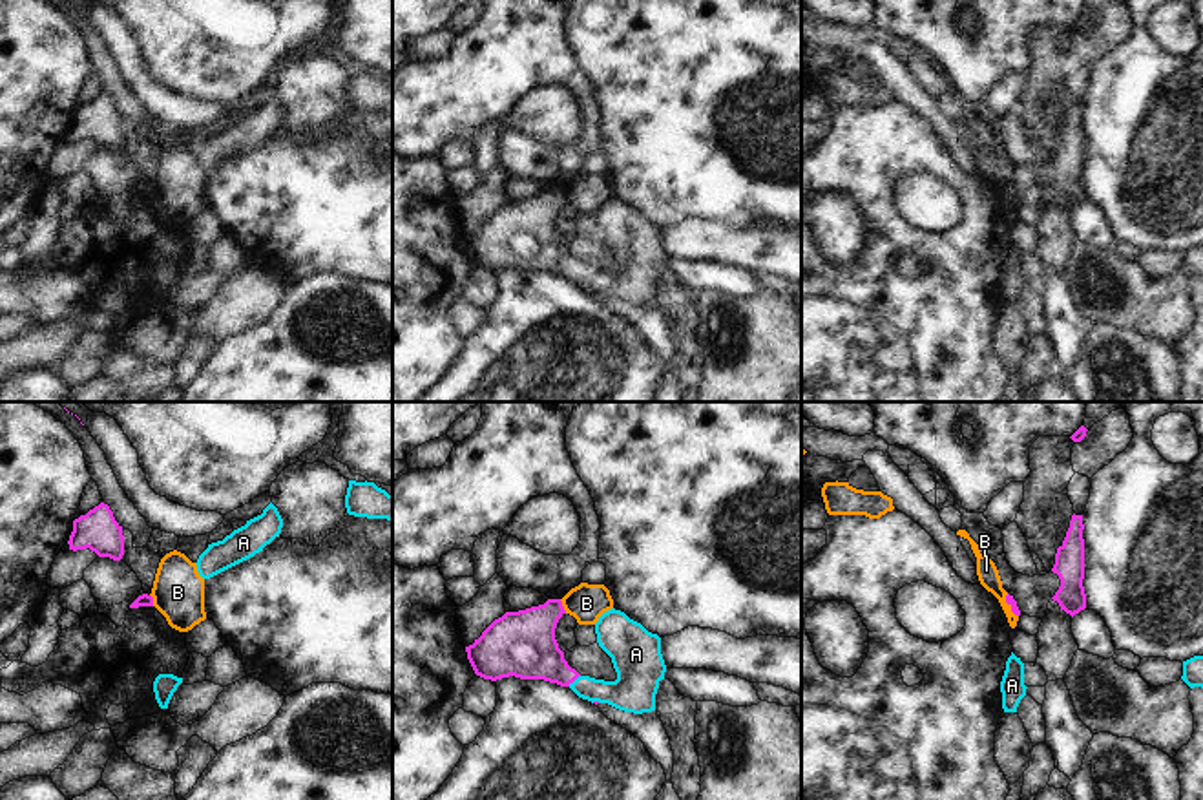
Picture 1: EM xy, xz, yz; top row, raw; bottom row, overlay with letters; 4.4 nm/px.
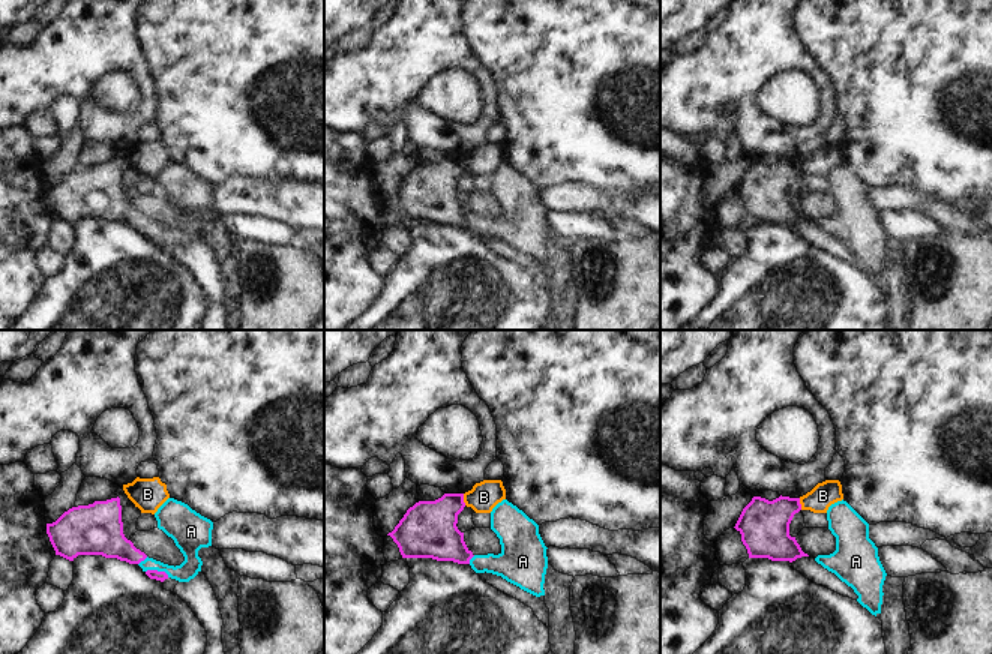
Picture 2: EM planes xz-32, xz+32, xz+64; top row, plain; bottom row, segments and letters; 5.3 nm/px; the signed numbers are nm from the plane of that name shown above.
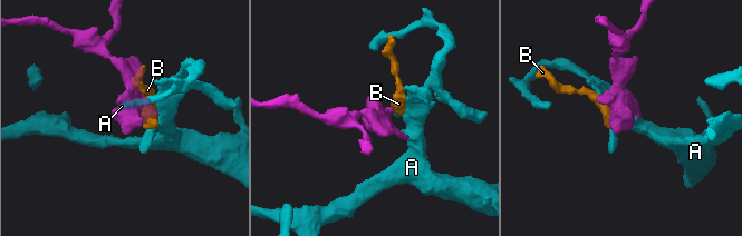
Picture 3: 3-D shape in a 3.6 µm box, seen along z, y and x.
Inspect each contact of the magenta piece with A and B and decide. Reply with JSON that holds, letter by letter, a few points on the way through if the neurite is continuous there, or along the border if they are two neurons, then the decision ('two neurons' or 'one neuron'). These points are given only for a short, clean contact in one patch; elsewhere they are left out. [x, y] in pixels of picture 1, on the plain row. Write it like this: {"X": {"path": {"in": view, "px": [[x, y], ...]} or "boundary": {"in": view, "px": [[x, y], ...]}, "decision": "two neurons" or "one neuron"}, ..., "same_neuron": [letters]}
{"A": {"path": {"in": "xz", "px": [[526, 240], [574, 271], [594, 282], [628, 284]]}, "decision": "one neuron"}, "B": {"boundary": {"in": "xz", "px": [[559, 190], [566, 203]]}, "decision": "two neurons"}, "same_neuron": ["A"]}

